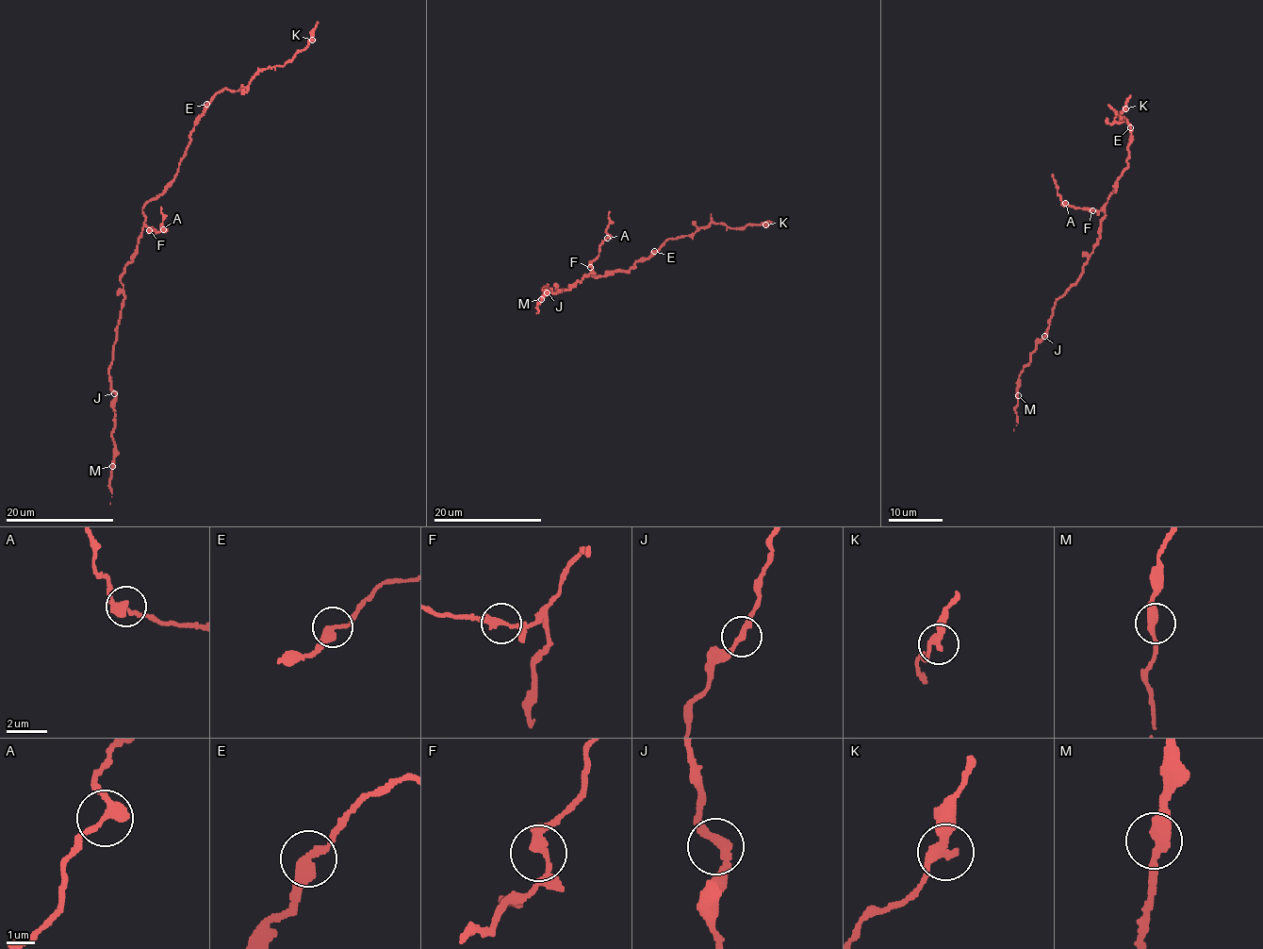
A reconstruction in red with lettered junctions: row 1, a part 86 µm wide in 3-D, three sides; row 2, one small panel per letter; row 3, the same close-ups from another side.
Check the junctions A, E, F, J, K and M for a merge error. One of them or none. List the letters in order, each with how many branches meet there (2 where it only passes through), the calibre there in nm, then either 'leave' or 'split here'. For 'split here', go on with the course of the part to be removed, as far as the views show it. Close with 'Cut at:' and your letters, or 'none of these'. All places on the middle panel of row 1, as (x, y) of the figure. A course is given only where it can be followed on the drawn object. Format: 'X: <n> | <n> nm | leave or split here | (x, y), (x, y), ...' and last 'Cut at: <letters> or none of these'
A: 2 | 360 nm | leave
E: 2 | 320 nm | leave
F: 2 | 320 nm | leave
J: 2 | 280 nm | leave
K: 2 | 320 nm | leave
M: 2 | 300 nm | leave
Cut at: none of these

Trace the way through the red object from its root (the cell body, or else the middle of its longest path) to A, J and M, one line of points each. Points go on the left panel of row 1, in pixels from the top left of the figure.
A: (145, 220), (150, 232), (156, 230), (155, 233), (163, 229)
J: (145, 220), (138, 253), (125, 267), (121, 278), (124, 300), (109, 368), (114, 393)
M: (145, 220), (138, 253), (121, 278), (124, 300), (109, 368), (115, 395), (112, 466)

